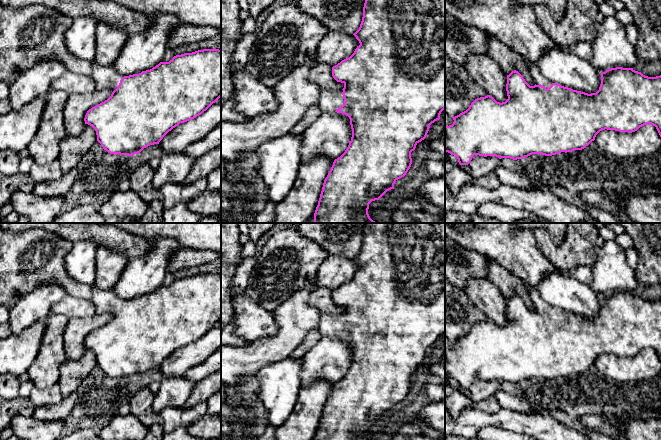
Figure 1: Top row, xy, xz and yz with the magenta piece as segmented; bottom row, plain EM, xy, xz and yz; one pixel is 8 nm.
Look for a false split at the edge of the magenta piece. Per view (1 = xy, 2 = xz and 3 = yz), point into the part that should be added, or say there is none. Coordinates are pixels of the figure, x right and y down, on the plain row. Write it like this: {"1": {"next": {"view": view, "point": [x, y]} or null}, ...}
{"1": {"next": {"view": "xy", "point": [105, 301]}}, "2": {"next": {"view": "xz", "point": [329, 324]}}, "3": {"next": {"view": "yz", "point": [539, 302]}}}

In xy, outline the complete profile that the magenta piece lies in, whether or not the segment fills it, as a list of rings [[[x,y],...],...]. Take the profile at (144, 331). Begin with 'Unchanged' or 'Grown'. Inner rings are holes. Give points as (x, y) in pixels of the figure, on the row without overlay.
Grown. [[[203,273],[176,279],[169,286],[160,286],[150,294],[129,300],[120,299],[112,289],[101,290],[93,286],[91,302],[95,314],[109,313],[112,318],[87,335],[85,348],[95,353],[97,365],[108,377],[132,380],[150,369],[159,368],[169,355],[201,339],[221,321],[221,274]]]

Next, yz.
Grown. [[[526,285],[535,305],[534,310],[530,310],[523,300],[514,294],[507,299],[508,323],[505,326],[497,326],[490,319],[477,322],[466,335],[452,341],[452,349],[445,350],[445,377],[456,380],[460,389],[468,389],[474,379],[517,384],[532,378],[552,380],[561,376],[582,374],[605,353],[632,357],[644,349],[651,348],[656,351],[661,361],[661,299],[648,301],[633,292],[611,292],[601,297],[599,314],[588,318],[551,306],[536,288]]]

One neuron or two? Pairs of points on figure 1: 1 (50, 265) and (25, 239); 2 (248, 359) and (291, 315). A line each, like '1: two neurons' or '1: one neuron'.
1: one neuron
2: one neuron

